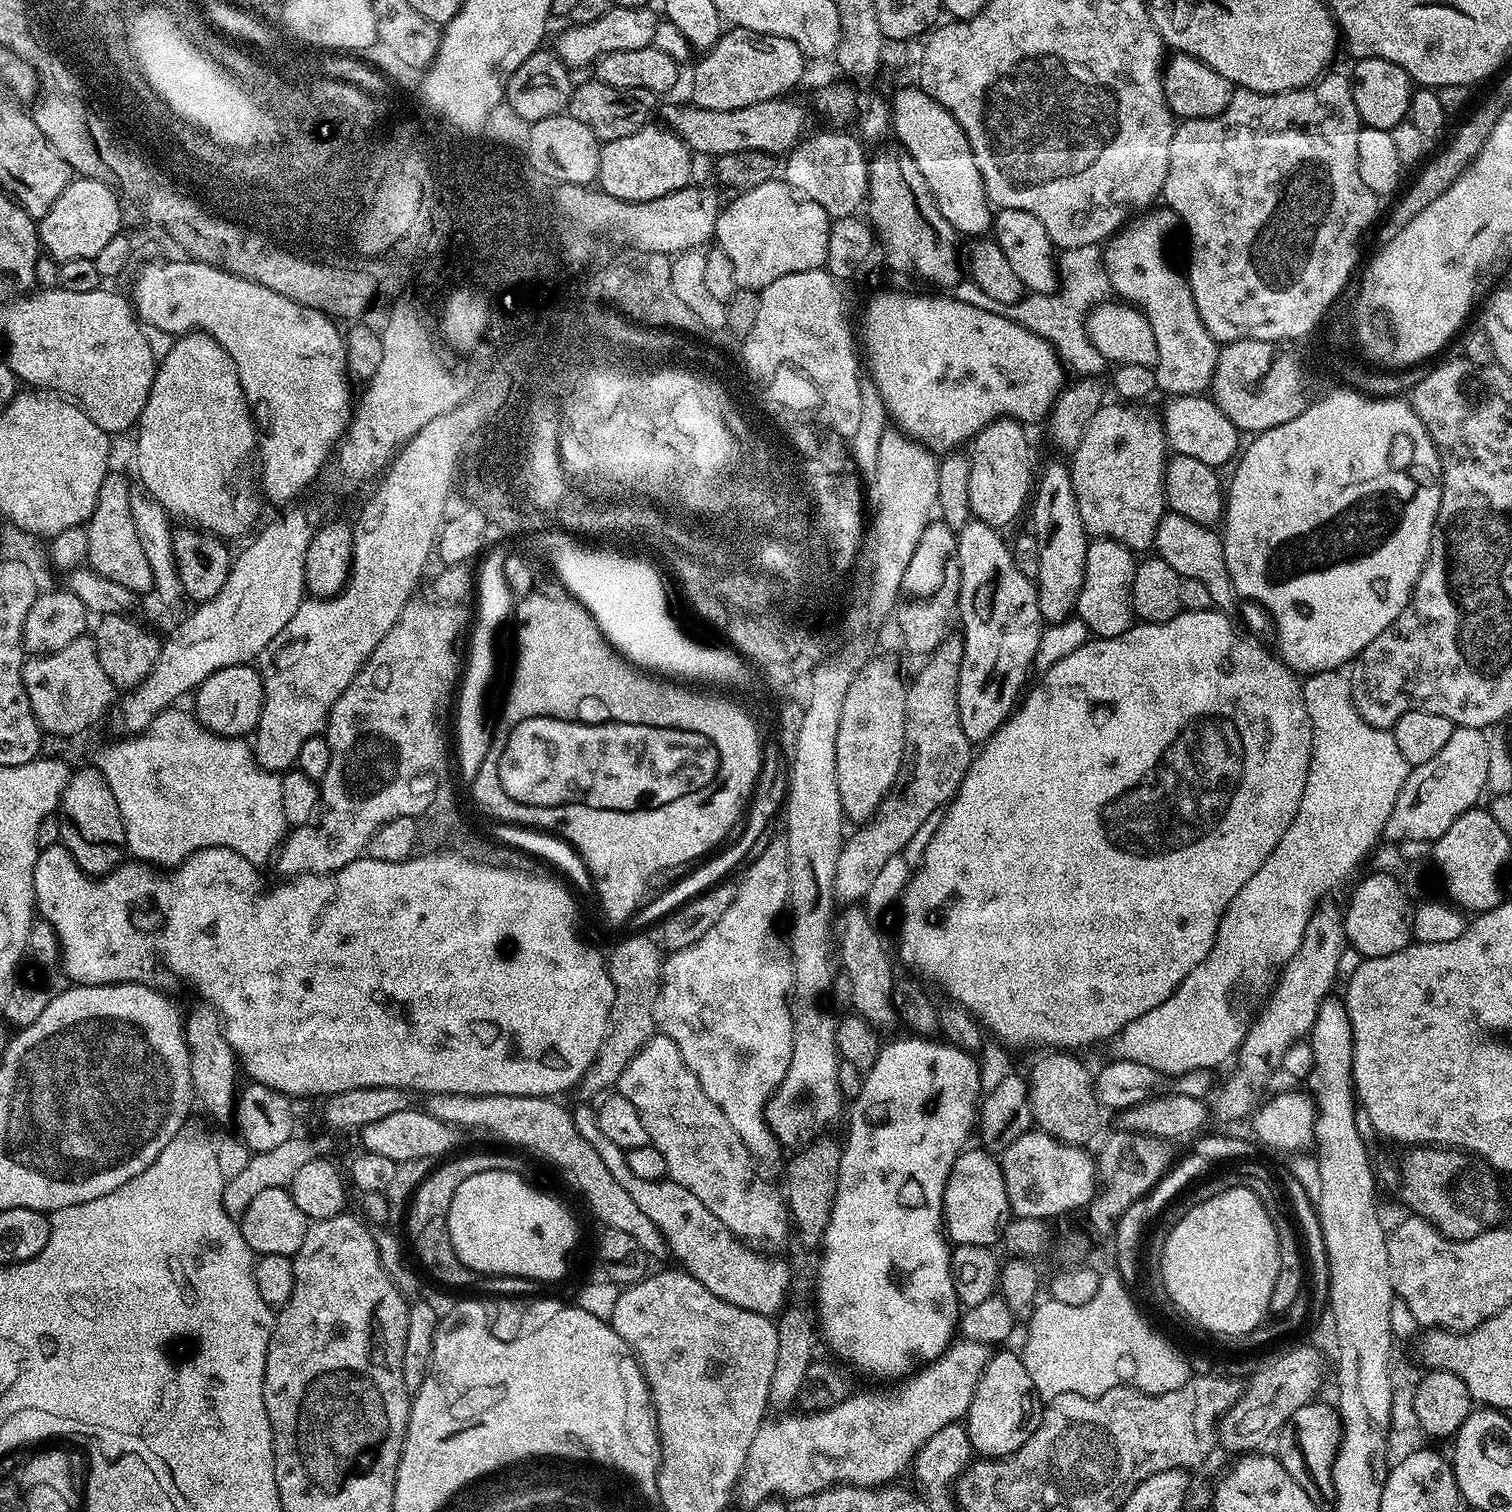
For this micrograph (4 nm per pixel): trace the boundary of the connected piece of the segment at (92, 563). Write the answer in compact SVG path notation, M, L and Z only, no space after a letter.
M109 471L98 490L94 514L86 525L89 536L86 564L98 574L102 574L102 578L110 578L110 582L118 582L118 586L126 586L134 594L151 593L153 586L150 562L146 562L142 542L138 542L138 530L134 530L134 518L130 510L132 492L133 487L128 485L128 480L122 473Z

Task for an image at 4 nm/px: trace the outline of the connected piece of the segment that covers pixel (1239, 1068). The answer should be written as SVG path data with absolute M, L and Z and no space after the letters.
M1321 903L1313 912L1310 922L1306 922L1302 946L1298 946L1294 958L1290 958L1279 969L1280 981L1277 982L1268 1005L1257 1014L1256 1021L1244 1033L1244 1041L1234 1057L1236 1069L1229 1074L1228 1081L1221 1086L1220 1092L1218 1088L1211 1093L1210 1100L1214 1105L1215 1115L1217 1112L1228 1120L1240 1120L1245 1115L1245 1119L1261 1103L1265 1095L1264 1087L1272 1076L1272 1068L1279 1069L1286 1050L1301 1043L1311 1033L1314 1018L1318 1018L1322 1002L1329 999L1331 992L1328 991L1340 972L1344 951L1349 951L1350 948L1344 929L1344 912L1328 903Z

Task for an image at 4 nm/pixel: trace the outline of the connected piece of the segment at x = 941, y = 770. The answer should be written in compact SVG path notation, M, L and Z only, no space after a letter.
M945 635L944 641L928 653L920 673L908 684L908 701L906 702L906 718L904 719L904 761L900 763L900 773L892 784L892 789L878 806L872 819L861 823L860 828L847 841L843 841L840 853L836 859L834 870L833 893L837 901L852 906L863 901L867 890L873 885L882 866L888 858L901 855L904 847L910 842L910 838L917 832L918 826L926 821L930 814L937 814L951 801L960 788L962 778L966 770L972 765L974 745L972 741L962 734L962 722L958 718L958 682L960 681L960 667L962 666L962 654L964 653L963 635Z

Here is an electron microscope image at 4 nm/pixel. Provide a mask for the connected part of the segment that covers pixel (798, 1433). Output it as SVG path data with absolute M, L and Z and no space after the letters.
M956 1338L944 1355L913 1372L899 1386L889 1387L892 1388L889 1392L856 1390L846 1400L829 1408L792 1410L777 1415L777 1420L765 1419L758 1434L754 1434L754 1442L750 1442L746 1466L738 1485L738 1500L745 1504L746 1509L752 1510L768 1497L815 1498L827 1488L842 1484L855 1484L857 1487L891 1485L895 1476L902 1475L907 1468L909 1471L916 1451L934 1434L938 1434L938 1430L967 1417L970 1402L974 1402L974 1390L978 1390L978 1382L993 1355L993 1349L987 1344Z

